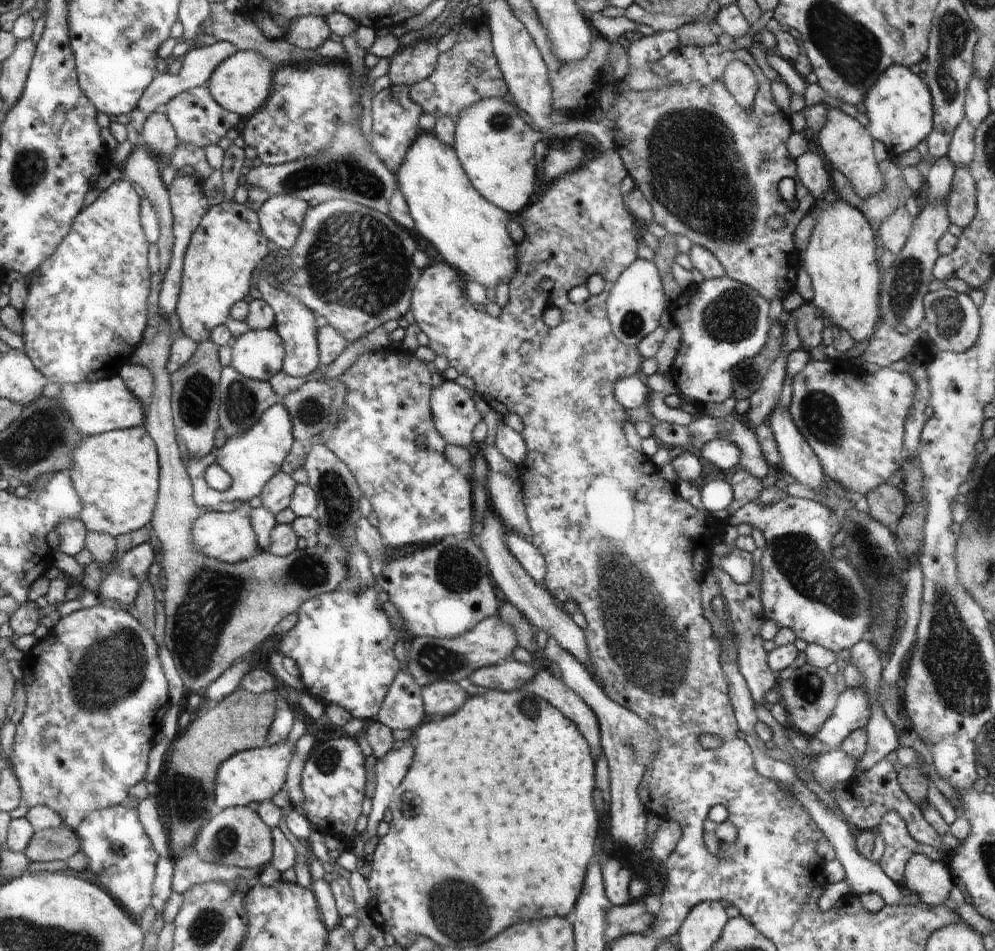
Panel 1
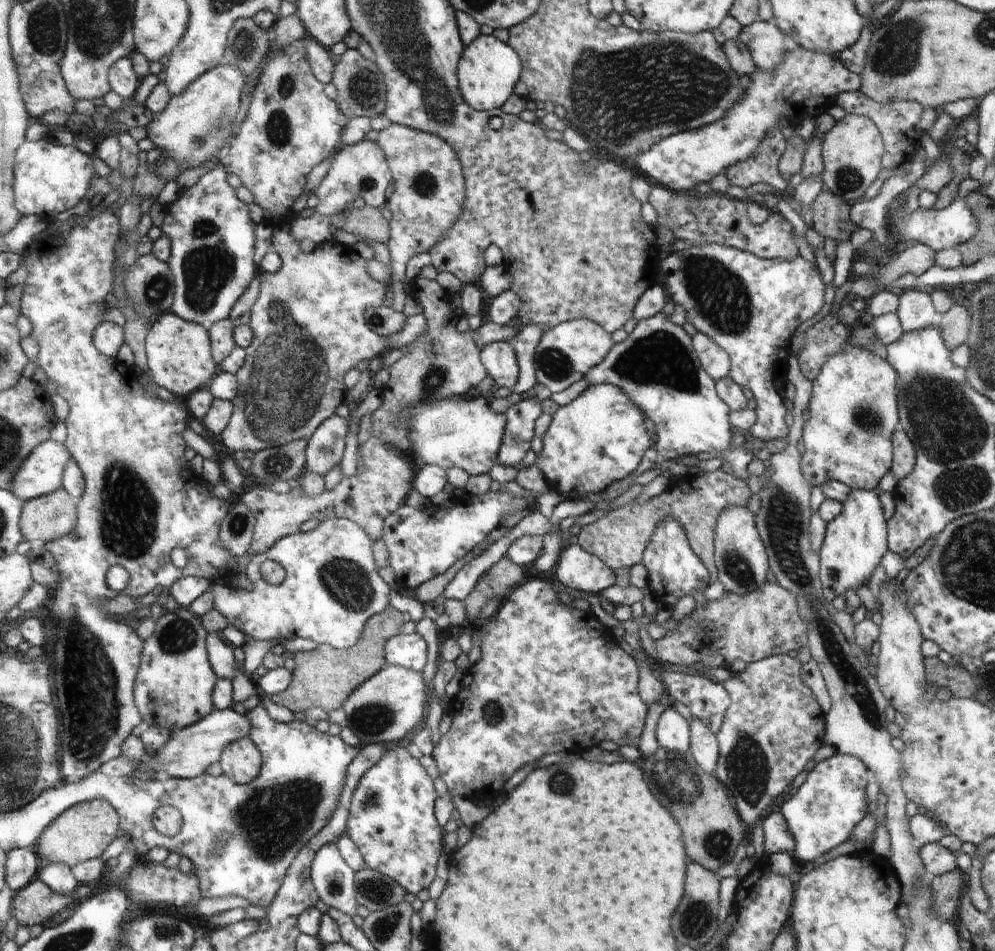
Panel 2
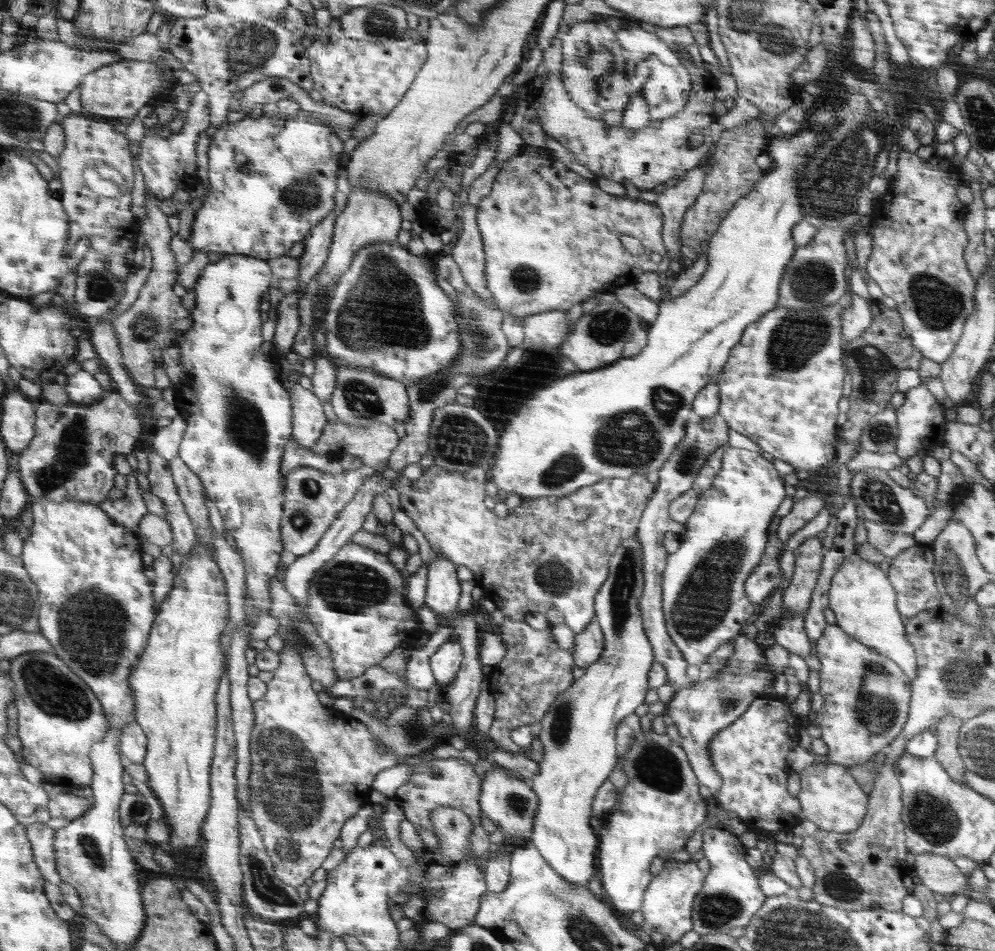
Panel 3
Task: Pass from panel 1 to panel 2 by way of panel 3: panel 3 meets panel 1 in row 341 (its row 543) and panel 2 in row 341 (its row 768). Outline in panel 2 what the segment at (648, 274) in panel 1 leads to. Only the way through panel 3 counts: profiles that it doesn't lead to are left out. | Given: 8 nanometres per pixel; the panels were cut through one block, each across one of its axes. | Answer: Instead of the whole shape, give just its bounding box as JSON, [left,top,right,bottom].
[534,319,615,392]

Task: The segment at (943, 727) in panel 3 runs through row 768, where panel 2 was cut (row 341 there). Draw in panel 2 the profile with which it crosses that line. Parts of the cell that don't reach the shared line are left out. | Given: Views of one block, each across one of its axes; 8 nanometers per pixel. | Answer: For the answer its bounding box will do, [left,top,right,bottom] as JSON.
[938,303,971,351]

